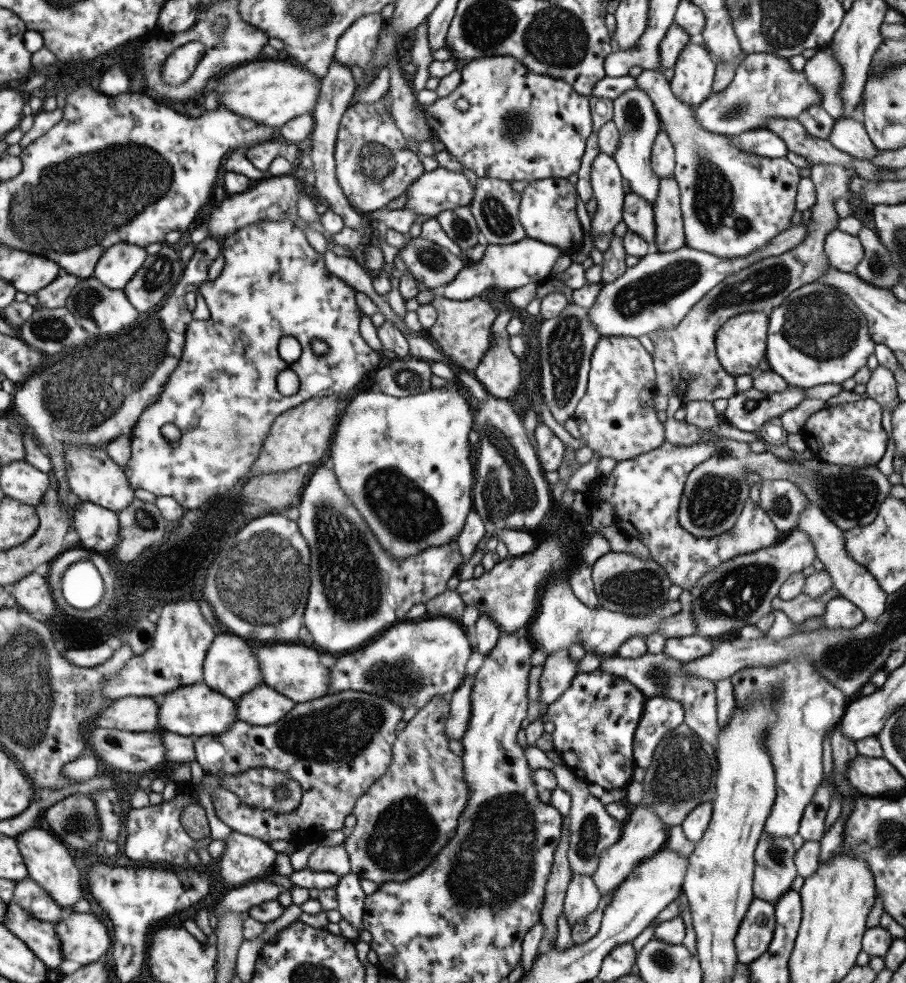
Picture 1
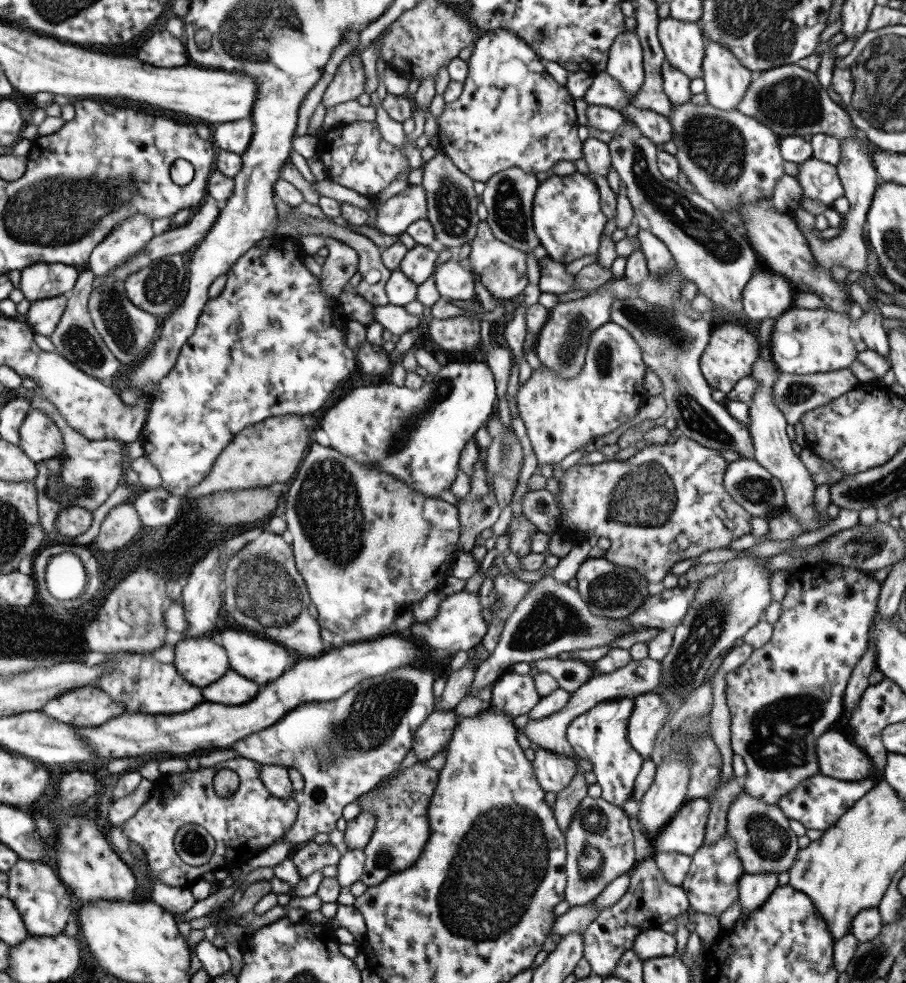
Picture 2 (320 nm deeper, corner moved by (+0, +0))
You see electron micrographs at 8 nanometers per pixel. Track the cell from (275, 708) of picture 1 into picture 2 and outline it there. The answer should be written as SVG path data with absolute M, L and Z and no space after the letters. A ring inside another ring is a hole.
M229 669L219 680L202 686L200 691L205 701L235 706L251 700L260 687Z

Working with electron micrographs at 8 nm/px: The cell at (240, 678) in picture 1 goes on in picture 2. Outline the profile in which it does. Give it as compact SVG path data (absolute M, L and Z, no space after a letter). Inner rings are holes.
M209 635L181 639L174 644L173 652L175 671L199 688L219 680L229 670L225 649Z

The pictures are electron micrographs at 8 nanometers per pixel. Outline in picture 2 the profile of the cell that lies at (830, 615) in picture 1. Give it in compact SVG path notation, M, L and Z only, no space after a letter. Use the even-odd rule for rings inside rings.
M833 565L829 570L818 572L815 569L804 570L795 580L788 582L785 594L780 601L779 616L777 621L772 624L771 637L769 641L763 644L759 649L753 649L749 658L731 672L725 675L725 698L726 705L730 712L730 747L732 754L737 754L743 759L746 766L745 783L743 791L748 795L755 797L770 805L776 805L777 799L787 794L799 782L811 778L818 773L818 764L816 763L815 741L816 738L827 730L831 730L833 724L840 715L843 714L843 693L851 674L851 669L857 664L860 656L867 652L867 640L870 630L870 624L876 612L876 604L880 591L880 583L876 582L861 570L855 570L851 567L840 567Z

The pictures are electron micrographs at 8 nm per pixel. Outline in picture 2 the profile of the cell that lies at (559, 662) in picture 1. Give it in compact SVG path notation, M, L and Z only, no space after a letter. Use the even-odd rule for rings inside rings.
M506 671L491 685L490 708L500 710L512 718L519 714L527 714L541 698L535 692L532 676L528 674L517 675Z

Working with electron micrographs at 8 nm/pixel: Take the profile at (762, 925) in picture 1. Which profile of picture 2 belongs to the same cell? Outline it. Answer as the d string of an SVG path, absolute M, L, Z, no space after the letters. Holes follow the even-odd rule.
M777 871L759 874L744 872L739 877L737 890L741 913L748 913L763 904L777 886L777 875Z

